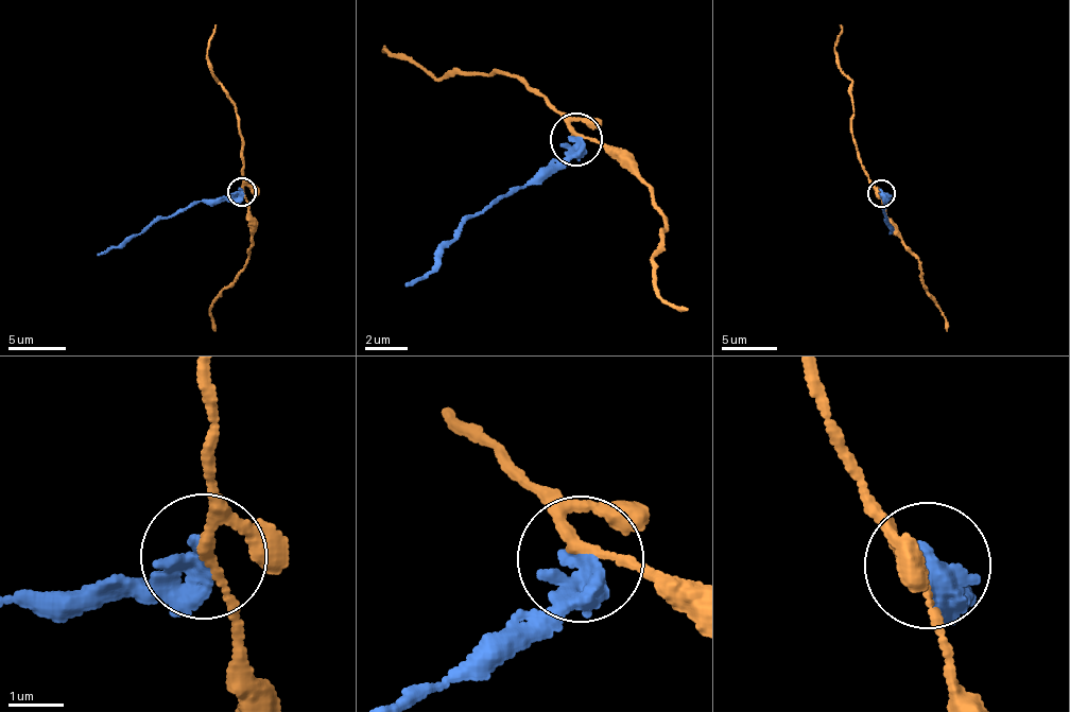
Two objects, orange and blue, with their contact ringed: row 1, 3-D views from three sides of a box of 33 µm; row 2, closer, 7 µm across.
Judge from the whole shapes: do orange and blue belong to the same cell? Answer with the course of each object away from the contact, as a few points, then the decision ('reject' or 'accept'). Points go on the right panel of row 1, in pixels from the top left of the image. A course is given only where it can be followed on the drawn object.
orange via (879, 192), (855, 146), (852, 81), (834, 52), (839, 25) | blue via (882, 192), (886, 196), (882, 210), (894, 228), (890, 235) | reject

